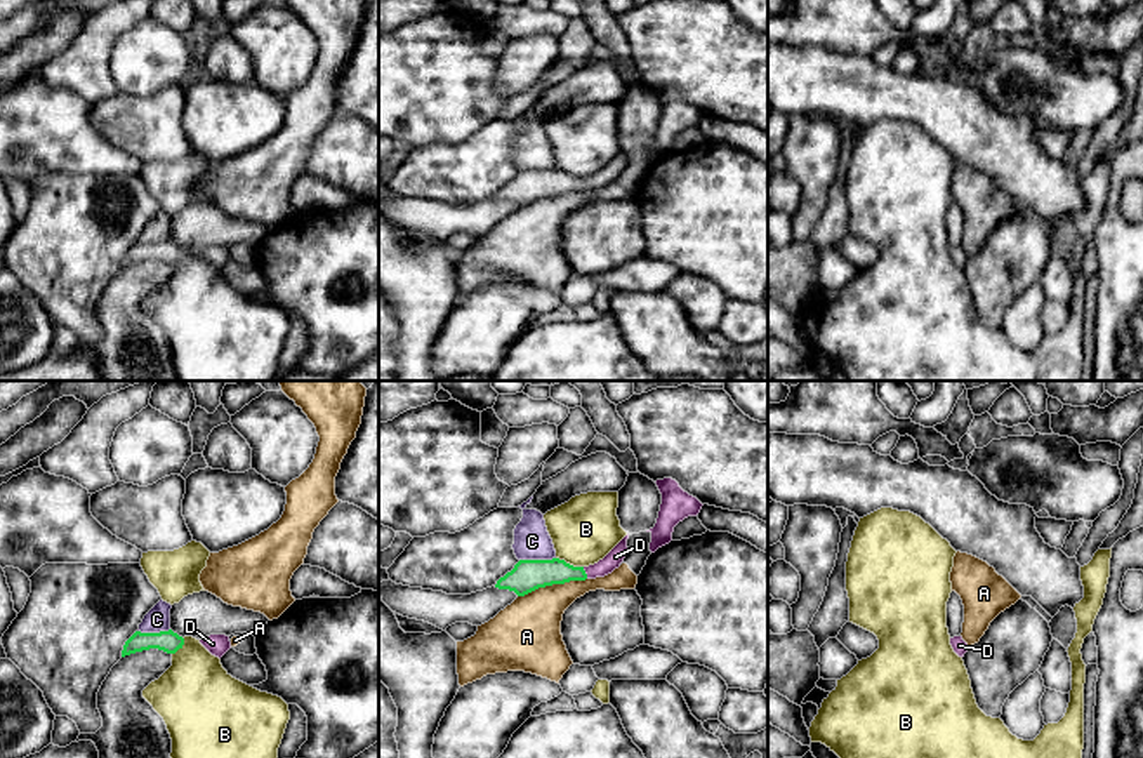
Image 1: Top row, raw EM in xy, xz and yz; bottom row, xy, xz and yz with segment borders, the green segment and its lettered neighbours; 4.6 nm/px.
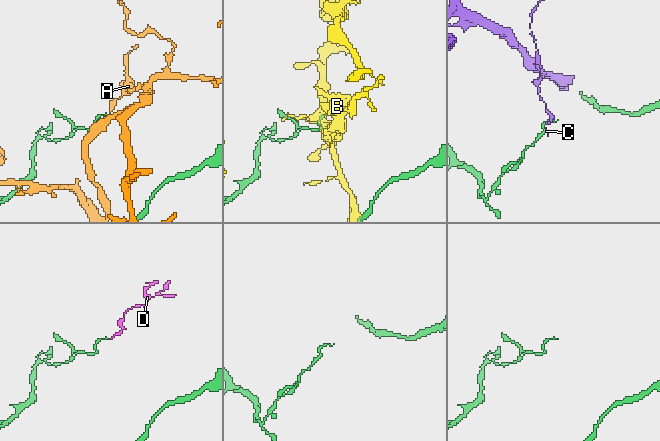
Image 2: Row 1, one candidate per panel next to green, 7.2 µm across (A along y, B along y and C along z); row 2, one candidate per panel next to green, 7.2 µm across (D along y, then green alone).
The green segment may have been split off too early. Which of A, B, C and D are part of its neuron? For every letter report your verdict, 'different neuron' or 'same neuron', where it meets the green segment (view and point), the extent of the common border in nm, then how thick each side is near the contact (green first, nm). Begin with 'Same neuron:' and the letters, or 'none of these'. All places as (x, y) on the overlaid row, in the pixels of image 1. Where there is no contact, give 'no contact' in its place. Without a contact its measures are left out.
Same neuron: D
A: different neuron; meets green in xz at (551, 585); contact 340 nm long; 150 nm thick on the green side, 300 nm on the other
B: different neuron; meets green in xz at (568, 564); contact 140 nm long; 150 nm thick on the green side, 300 nm on the other
C: different neuron; meets green in xz at (537, 560); contact 170 nm long; 150 nm thick on the green side, 170 nm on the other
D: same neuron; meets green in xz at (584, 572); contact 60 nm long; 140 nm thick on the green side, 80 nm on the other

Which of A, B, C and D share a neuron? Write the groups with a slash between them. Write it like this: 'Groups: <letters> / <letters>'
Groups: A / B / C / D

